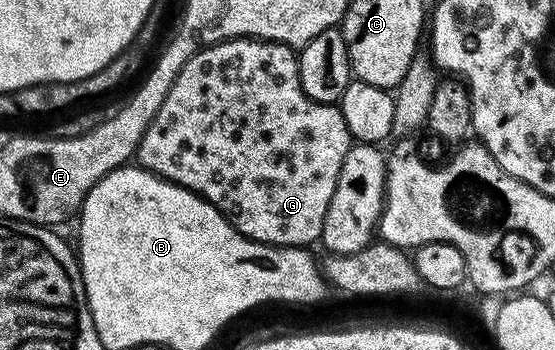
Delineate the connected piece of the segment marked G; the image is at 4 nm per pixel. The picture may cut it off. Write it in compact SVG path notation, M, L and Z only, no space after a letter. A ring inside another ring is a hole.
M225 39L222 43L197 51L176 77L172 89L168 89L168 97L164 97L164 105L160 105L156 117L152 117L152 125L148 125L138 146L137 162L152 174L194 191L201 199L209 201L241 235L252 241L268 243L272 247L305 248L310 245L306 243L317 244L322 237L324 217L328 217L328 205L332 205L332 193L336 193L336 181L340 181L340 168L344 166L344 157L348 157L352 138L348 125L344 125L341 106L317 103L308 97L308 93L304 93L298 65L299 56L295 48L283 43L272 43L268 39Z

